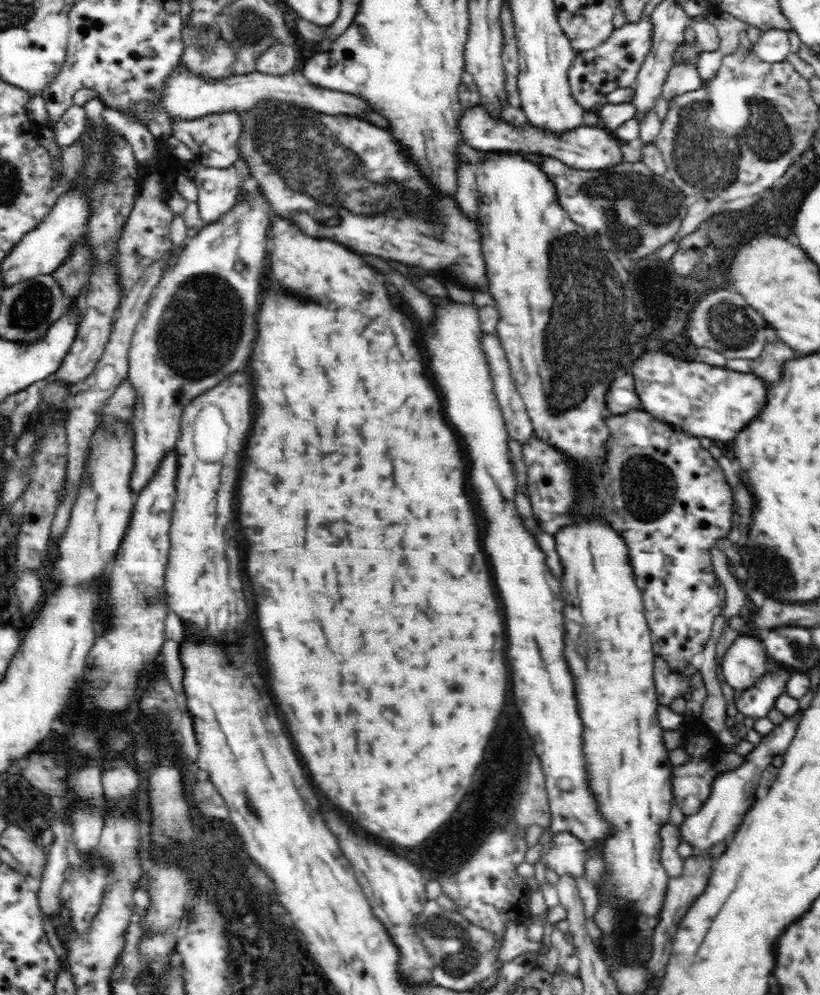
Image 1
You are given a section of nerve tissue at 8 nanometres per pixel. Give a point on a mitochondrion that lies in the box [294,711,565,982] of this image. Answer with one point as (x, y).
(460, 955)

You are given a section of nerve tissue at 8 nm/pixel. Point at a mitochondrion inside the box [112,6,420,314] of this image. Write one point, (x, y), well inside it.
(198, 34)

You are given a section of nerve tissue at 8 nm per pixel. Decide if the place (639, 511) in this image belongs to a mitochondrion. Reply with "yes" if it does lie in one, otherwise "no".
yes

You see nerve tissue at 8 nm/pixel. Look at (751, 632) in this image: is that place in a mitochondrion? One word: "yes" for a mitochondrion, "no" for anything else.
no

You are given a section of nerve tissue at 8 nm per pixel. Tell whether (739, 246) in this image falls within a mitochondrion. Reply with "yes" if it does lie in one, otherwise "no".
no

